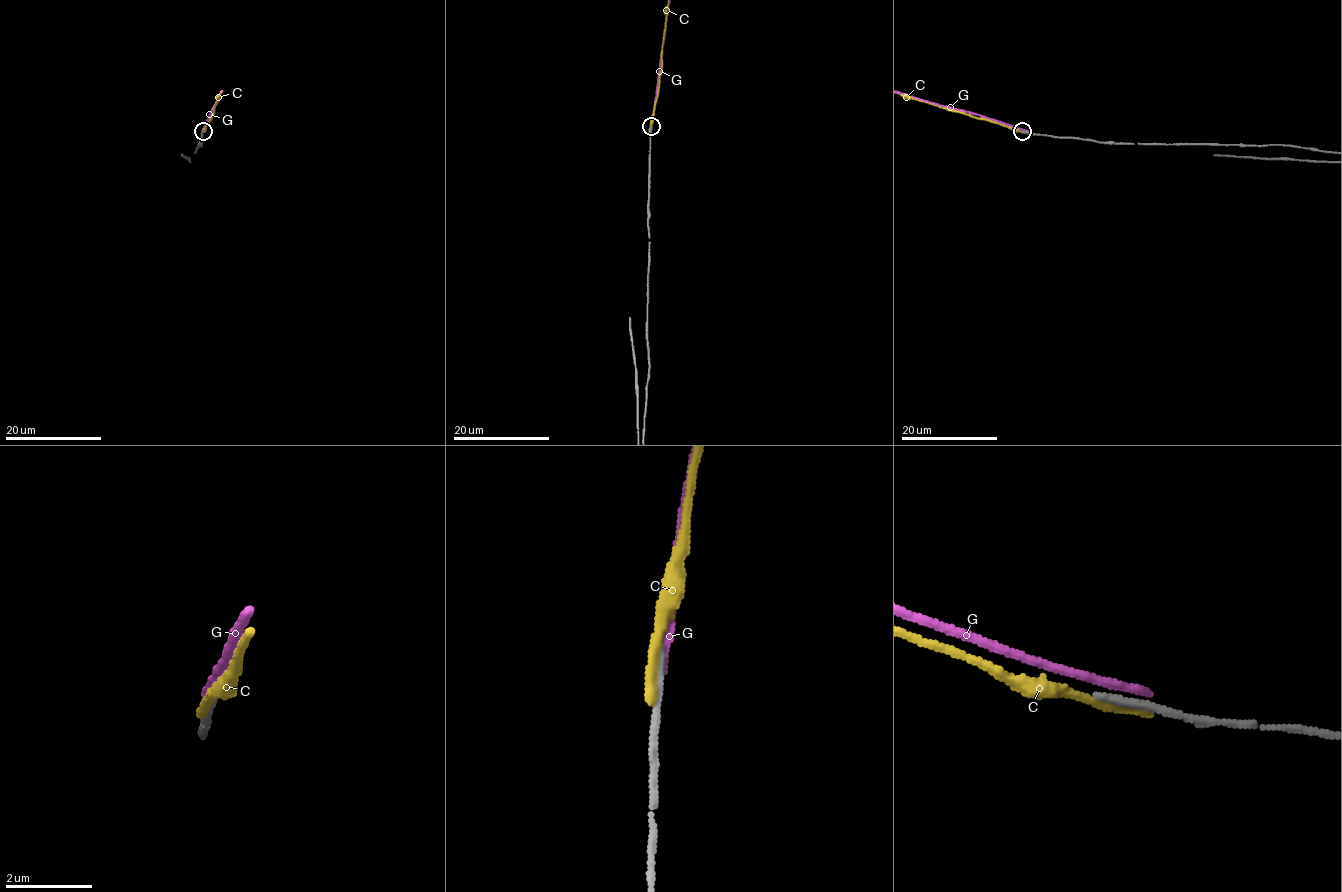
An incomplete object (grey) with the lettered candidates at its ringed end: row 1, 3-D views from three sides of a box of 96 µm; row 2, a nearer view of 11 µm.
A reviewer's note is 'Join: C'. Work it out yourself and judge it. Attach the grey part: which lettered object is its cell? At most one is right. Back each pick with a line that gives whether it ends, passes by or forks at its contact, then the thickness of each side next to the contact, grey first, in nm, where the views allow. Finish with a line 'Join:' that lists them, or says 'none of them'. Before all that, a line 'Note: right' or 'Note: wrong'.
Note: wrong
Join: none of them

